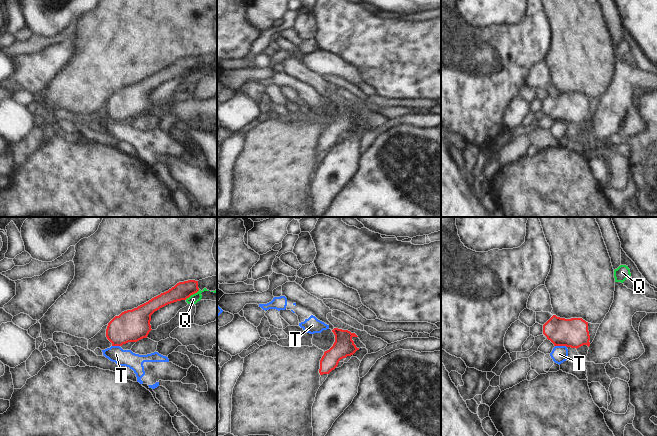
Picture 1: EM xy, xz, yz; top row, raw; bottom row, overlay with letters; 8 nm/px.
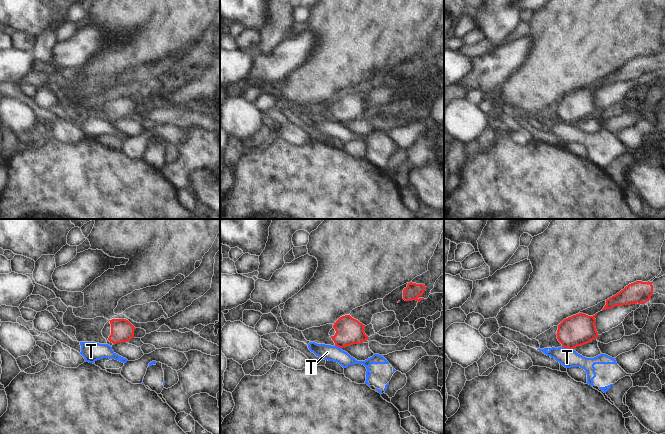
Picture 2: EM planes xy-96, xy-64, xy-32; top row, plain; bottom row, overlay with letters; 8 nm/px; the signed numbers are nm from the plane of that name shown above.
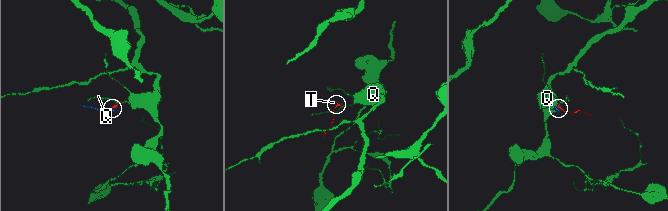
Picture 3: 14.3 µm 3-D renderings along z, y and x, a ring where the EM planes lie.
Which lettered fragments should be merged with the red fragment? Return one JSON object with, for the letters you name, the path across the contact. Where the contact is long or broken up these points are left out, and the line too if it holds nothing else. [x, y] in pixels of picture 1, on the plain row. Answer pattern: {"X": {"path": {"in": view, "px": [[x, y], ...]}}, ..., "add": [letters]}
{"add": []}

